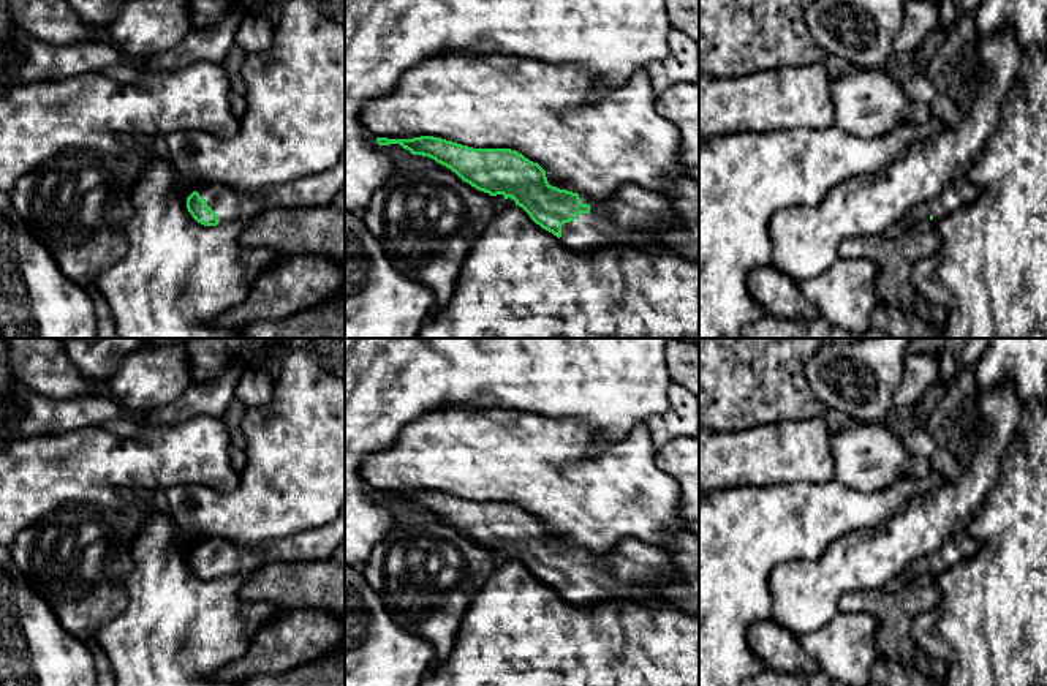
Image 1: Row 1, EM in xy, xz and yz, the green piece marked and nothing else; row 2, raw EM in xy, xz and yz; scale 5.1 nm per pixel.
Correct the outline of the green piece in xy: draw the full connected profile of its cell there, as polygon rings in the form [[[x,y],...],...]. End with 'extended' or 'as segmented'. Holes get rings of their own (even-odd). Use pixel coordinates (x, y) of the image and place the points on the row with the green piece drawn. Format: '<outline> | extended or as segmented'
[[[342,168],[297,182],[263,188],[253,194],[240,194],[223,183],[212,182],[187,198],[187,209],[198,223],[217,226],[267,209],[327,205],[343,185],[345,169]]] | extended

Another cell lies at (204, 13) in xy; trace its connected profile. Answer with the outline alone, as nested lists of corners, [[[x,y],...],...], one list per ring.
[[[188,0],[190,17],[196,30],[225,21],[231,0]]]

